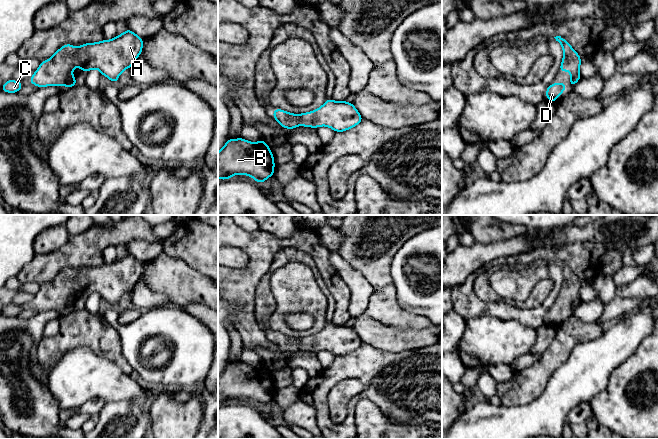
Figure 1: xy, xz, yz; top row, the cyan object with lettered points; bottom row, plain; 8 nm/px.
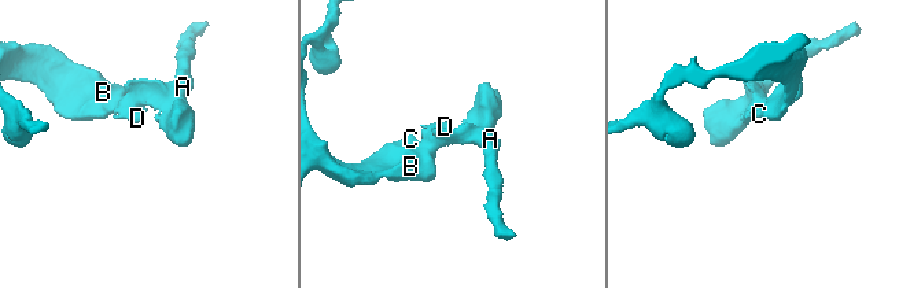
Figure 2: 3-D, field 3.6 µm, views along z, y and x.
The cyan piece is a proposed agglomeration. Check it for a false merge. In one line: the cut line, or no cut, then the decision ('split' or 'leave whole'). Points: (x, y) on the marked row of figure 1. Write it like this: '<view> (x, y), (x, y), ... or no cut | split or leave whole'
no cut | leave whole

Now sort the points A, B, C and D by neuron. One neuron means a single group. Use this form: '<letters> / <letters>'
A B C D

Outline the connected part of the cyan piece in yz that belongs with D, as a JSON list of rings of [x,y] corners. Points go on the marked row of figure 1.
[[[562,82],[550,84],[546,89],[545,97],[550,99],[552,104],[554,104],[555,100],[560,97],[560,94],[563,93],[565,89],[566,85]]]

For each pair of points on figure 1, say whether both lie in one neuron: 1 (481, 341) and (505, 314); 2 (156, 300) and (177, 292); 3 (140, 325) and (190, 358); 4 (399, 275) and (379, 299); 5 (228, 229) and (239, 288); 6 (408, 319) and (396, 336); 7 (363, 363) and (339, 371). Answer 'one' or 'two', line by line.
1: two
2: two
3: one
4: two
5: one
6: two
7: one

